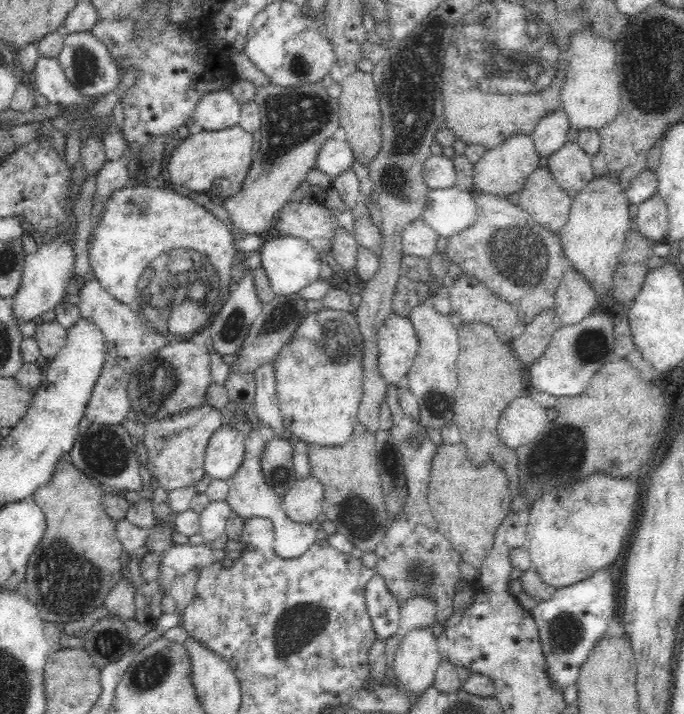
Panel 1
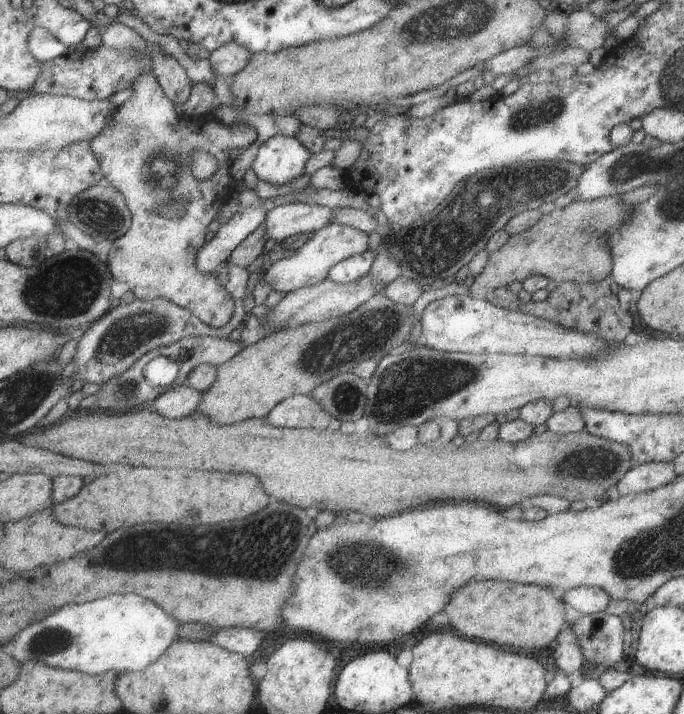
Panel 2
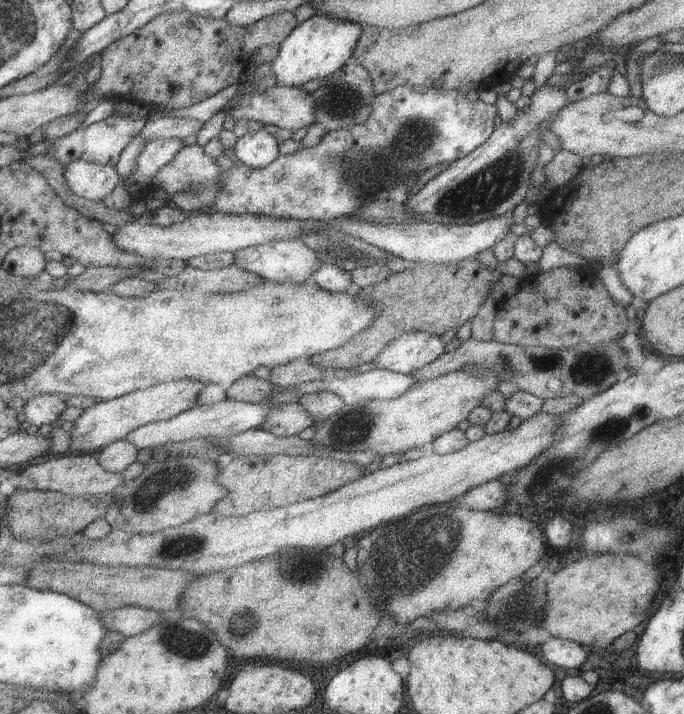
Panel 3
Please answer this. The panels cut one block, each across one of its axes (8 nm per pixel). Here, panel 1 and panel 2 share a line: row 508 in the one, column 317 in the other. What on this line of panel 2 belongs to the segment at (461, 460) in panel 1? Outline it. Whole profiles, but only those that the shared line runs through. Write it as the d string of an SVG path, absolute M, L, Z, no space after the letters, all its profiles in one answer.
M147 406L143 408L131 410L131 412L123 412L123 414L111 414L111 412L105 412L105 410L77 410L70 412L57 424L49 426L49 428L37 429L35 428L31 432L25 433L23 436L17 438L23 446L33 446L34 448L41 448L49 450L49 452L55 452L55 454L61 454L62 456L70 457L71 459L83 460L83 462L91 462L91 464L101 464L108 466L110 464L130 465L133 467L141 466L155 466L155 468L179 468L179 464L183 464L183 468L203 468L203 470L225 470L225 472L243 472L253 474L259 478L259 482L263 484L263 490L267 492L267 496L273 496L277 500L283 500L287 504L293 504L293 506L301 506L301 508L307 508L311 513L322 510L333 510L333 512L339 512L339 510L357 510L357 512L363 514L365 518L373 516L373 518L381 518L381 516L393 516L400 513L401 510L419 509L429 502L462 502L469 501L470 503L483 503L489 504L492 508L503 510L510 506L517 505L520 500L525 498L531 498L537 495L555 495L561 498L567 496L567 500L583 500L583 498L600 498L607 488L611 485L615 485L619 480L619 477L633 465L630 460L629 450L625 444L617 444L615 441L610 441L595 435L590 435L587 431L579 431L575 433L552 433L551 431L544 431L542 433L534 433L526 438L526 440L516 443L501 442L501 440L482 441L475 439L470 443L464 443L460 446L454 446L450 442L441 447L430 447L429 445L417 443L411 450L403 452L393 452L391 448L383 446L375 435L365 436L365 434L351 434L347 436L347 433L339 431L320 431L313 428L309 429L291 429L286 427L271 426L264 417L252 417L242 422L235 422L234 424L218 424L209 420L207 416L203 416L199 412L193 412L193 414L187 414L183 418L179 419L167 419L157 414L157 412L151 411Z

